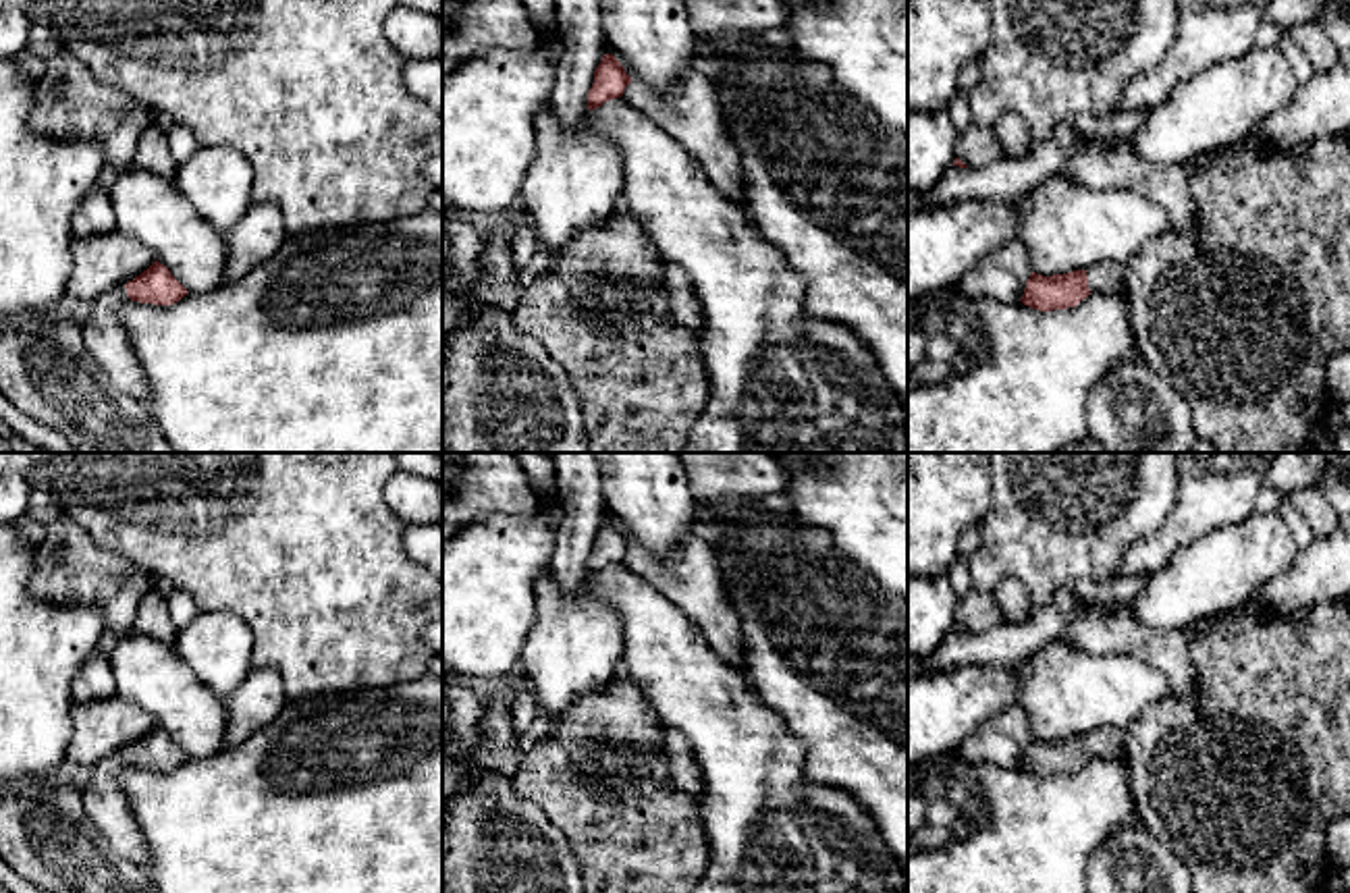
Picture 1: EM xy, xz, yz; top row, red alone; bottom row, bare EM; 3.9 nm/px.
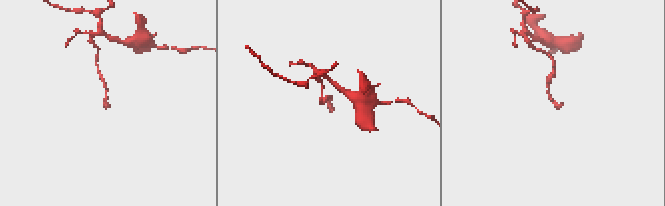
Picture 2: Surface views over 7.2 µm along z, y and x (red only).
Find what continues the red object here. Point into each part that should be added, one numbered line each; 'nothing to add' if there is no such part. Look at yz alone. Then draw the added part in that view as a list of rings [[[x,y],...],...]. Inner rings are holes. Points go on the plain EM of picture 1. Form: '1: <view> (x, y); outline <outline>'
1: yz (1103, 742); outline [[[1109,727],[1095,729],[1086,735],[1090,758],[1124,758],[1122,735]]]

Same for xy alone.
1: xy (106, 806); outline [[[125,750],[102,758],[89,768],[89,779],[79,791],[89,820],[112,851],[147,872],[150,849],[118,781],[125,766]]]

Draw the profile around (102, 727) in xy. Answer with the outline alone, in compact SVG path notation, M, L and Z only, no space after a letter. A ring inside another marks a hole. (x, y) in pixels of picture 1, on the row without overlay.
M118 696L100 702L73 702L71 723L66 758L85 768L127 750L156 727L152 714Z

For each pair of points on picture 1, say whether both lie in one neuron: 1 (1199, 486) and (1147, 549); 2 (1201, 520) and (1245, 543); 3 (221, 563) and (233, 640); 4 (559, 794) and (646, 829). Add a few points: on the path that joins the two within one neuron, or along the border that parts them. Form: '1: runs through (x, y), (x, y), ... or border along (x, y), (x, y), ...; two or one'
1: runs through (1199, 505), (1166, 540); one
2: border along (1253, 511), (1240, 522), (1209, 530), (1174, 555); two
3: border along (200, 611), (237, 615), (252, 634), (254, 655); two
4: runs through (580, 794), (603, 794), (626, 817); one

